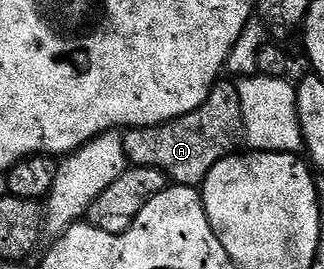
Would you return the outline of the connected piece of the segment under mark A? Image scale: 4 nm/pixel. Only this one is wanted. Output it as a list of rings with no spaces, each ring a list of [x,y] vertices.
[[[218,81],[207,100],[195,112],[162,126],[148,126],[126,130],[123,134],[125,161],[129,166],[155,168],[165,173],[170,183],[178,186],[200,187],[207,172],[242,149],[245,142],[243,108],[239,104],[239,92],[231,81]]]

